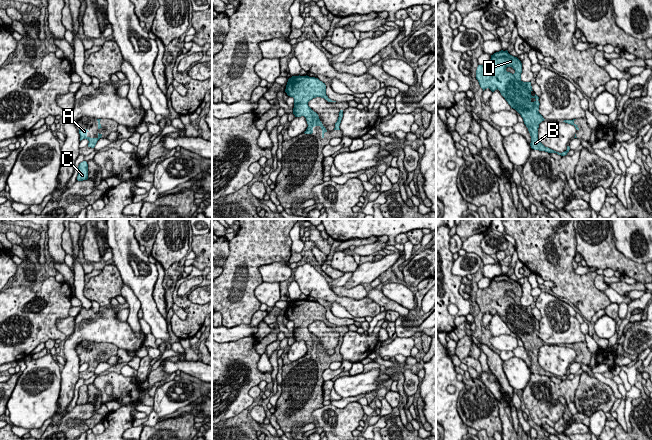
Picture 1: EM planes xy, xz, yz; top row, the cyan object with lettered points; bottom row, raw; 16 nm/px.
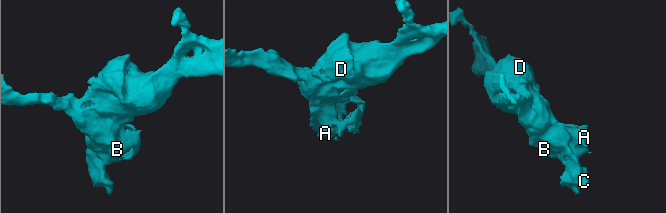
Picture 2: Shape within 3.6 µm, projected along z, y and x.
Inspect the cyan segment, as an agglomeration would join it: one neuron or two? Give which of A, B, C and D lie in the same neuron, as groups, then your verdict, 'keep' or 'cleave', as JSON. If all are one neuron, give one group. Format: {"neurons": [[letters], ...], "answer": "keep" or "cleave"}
{"neurons": [["A", "B", "C", "D"]], "answer": "keep"}

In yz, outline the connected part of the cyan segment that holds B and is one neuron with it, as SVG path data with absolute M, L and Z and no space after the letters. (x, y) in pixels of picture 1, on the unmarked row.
M499 275L491 279L491 283L487 288L478 289L476 294L476 303L479 306L480 311L483 315L489 312L492 316L499 314L501 319L505 322L511 332L515 333L523 342L524 348L528 352L531 360L530 370L534 374L545 375L548 377L557 377L558 379L565 380L570 374L567 370L567 374L559 377L548 371L545 371L538 363L538 352L539 348L545 343L539 337L539 321L535 318L531 319L532 310L531 306L523 306L521 304L522 287L521 285L508 277L508 275Z

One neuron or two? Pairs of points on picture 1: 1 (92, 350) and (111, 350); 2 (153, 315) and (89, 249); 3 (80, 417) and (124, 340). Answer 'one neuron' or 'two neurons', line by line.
1: one neuron
2: two neurons
3: two neurons

